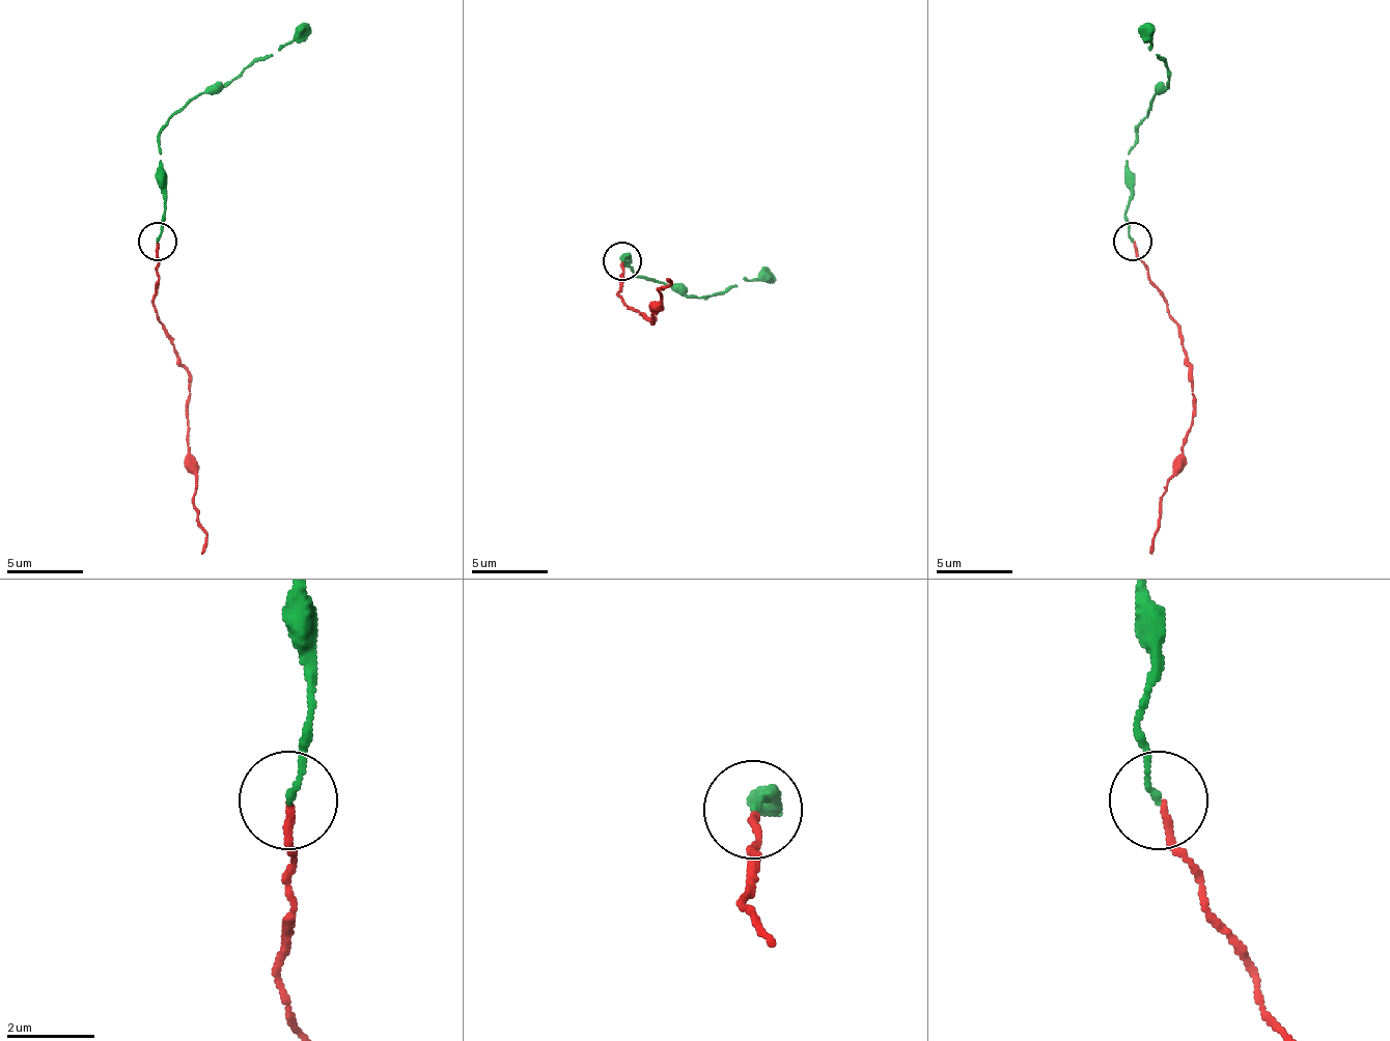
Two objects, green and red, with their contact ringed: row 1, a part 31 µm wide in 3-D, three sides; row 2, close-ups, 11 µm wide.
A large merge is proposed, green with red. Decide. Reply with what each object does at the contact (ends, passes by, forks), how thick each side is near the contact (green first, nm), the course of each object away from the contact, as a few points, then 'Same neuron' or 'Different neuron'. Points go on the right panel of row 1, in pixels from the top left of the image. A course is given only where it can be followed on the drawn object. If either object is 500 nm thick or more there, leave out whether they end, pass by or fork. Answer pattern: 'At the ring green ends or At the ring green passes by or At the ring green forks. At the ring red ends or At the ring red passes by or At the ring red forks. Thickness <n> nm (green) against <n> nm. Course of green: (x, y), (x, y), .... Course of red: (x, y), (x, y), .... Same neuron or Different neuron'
At the ring green ends. At the ring red ends. Thickness 140 nm (green) against 150 nm. Course of green: (1134, 242), (1126, 207), (1130, 169), (1126, 161), (1157, 91), (1168, 80), (1164, 61), (1148, 50), (1148, 26). Course of red: (1134, 242), (1168, 311), (1191, 372), (1184, 469), (1168, 484), (1161, 500), (1157, 534), (1148, 554). Same neuron

